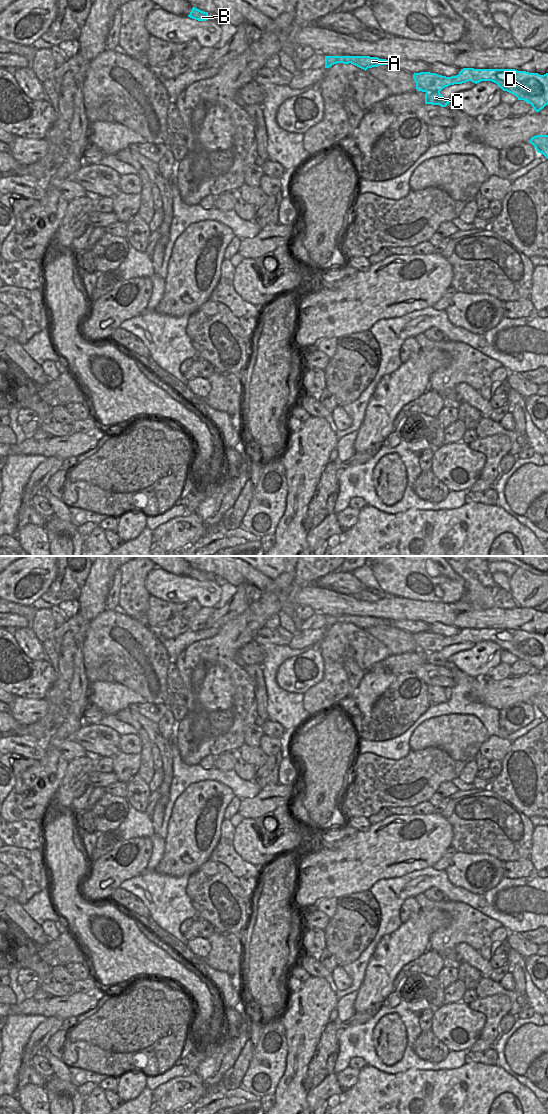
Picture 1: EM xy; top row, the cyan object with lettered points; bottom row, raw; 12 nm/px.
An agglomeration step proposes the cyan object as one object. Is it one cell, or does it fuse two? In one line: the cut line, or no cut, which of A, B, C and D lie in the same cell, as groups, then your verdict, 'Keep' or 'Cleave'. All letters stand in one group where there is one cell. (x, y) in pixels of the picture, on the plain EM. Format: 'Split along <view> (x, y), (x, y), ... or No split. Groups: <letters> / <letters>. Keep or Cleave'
Split along xy (439, 651), (428, 651), (426, 653). Groups: A B D / C. Cleave.

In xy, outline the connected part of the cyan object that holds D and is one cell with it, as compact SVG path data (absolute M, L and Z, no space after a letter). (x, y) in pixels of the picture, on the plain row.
M463 628L456 636L446 637L430 632L414 633L417 651L440 652L454 644L471 641L492 641L503 651L515 655L532 665L536 672L548 665L548 633L540 635L515 629L474 629Z

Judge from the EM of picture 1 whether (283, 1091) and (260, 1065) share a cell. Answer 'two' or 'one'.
two

